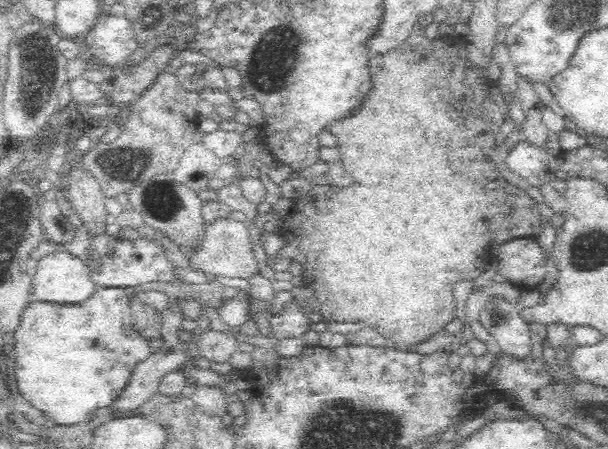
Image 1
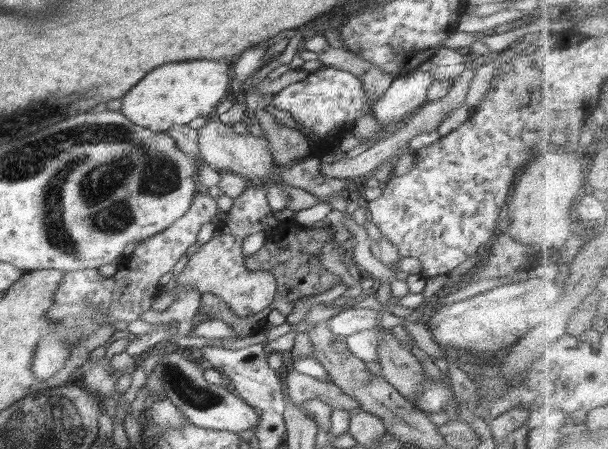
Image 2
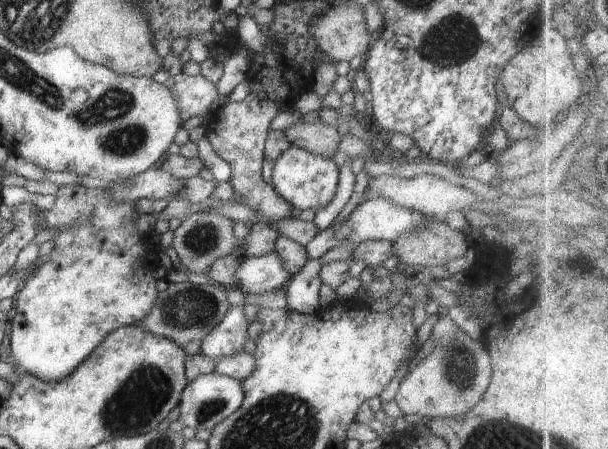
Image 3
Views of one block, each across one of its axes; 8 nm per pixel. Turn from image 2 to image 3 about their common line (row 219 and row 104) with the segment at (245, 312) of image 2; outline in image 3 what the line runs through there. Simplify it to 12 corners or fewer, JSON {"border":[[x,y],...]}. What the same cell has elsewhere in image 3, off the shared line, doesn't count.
{"border":[[251,93],[221,102],[203,133],[256,217],[241,260],[274,252],[277,223],[300,211],[262,178],[282,111]]}

